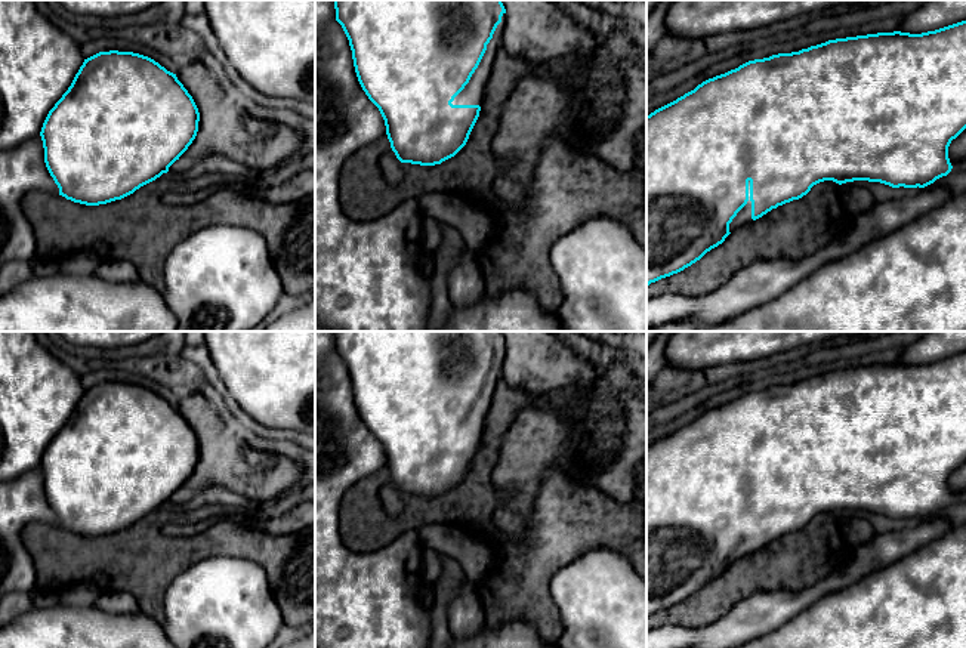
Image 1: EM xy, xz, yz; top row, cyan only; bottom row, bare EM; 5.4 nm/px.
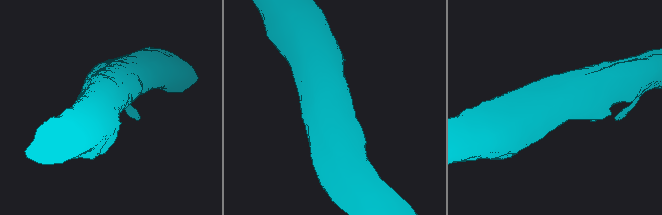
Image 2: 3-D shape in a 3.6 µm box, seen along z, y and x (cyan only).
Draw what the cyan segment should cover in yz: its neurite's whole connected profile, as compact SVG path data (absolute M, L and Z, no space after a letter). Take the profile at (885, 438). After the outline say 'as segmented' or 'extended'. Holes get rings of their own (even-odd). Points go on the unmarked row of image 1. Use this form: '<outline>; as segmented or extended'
M966 352L922 365L877 364L825 374L791 385L749 392L735 401L698 416L676 432L646 447L646 618L700 592L735 561L772 540L799 531L824 512L839 516L854 512L880 513L892 519L925 519L947 507L953 497L948 478L966 460Z; extended

